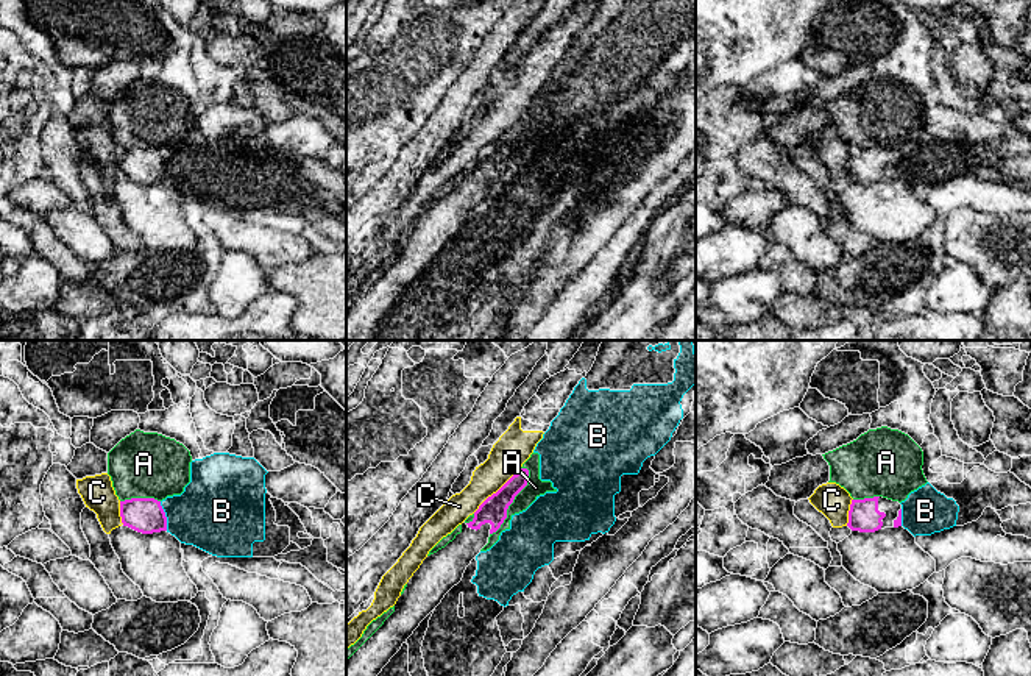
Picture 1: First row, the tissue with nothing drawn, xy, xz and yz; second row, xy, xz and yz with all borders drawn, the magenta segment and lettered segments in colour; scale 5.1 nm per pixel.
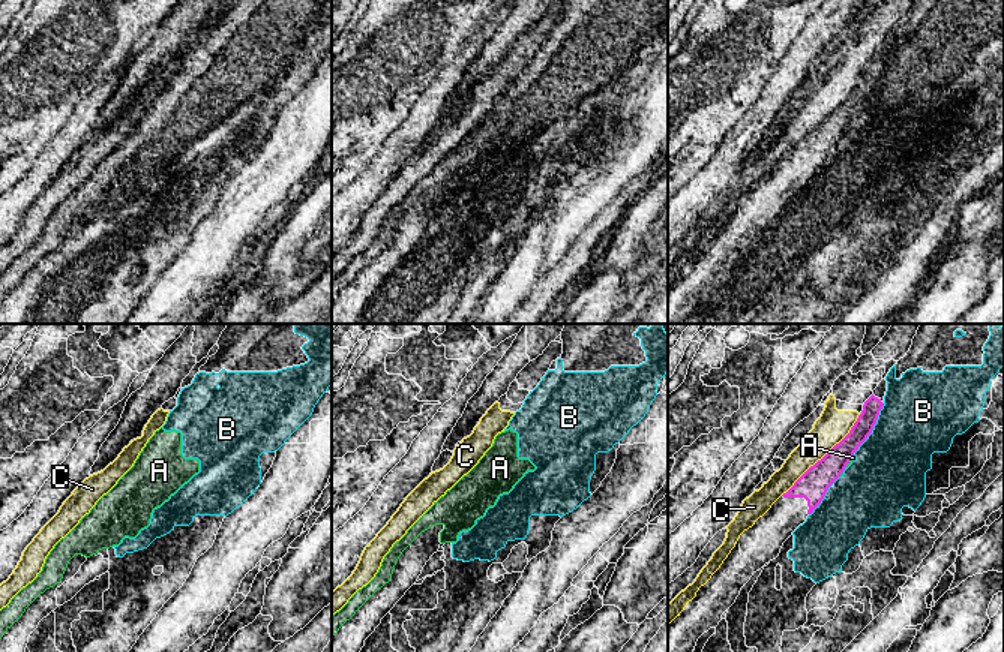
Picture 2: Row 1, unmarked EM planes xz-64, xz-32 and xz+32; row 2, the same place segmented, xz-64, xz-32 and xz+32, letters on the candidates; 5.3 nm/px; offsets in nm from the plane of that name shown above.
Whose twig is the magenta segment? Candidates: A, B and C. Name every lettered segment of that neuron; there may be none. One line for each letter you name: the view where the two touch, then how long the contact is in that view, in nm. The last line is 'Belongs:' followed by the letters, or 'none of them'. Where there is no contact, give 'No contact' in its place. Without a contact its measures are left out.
Belongs: none of them

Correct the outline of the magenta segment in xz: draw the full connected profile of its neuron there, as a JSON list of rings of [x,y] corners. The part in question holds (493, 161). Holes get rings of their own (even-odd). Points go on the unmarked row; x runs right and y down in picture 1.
[[[521,119],[479,156],[469,173],[462,173],[462,183],[452,192],[423,211],[398,248],[395,262],[346,311],[346,340],[365,340],[374,333],[420,273],[462,231],[466,217],[501,178],[508,156],[527,131],[529,120]]]

